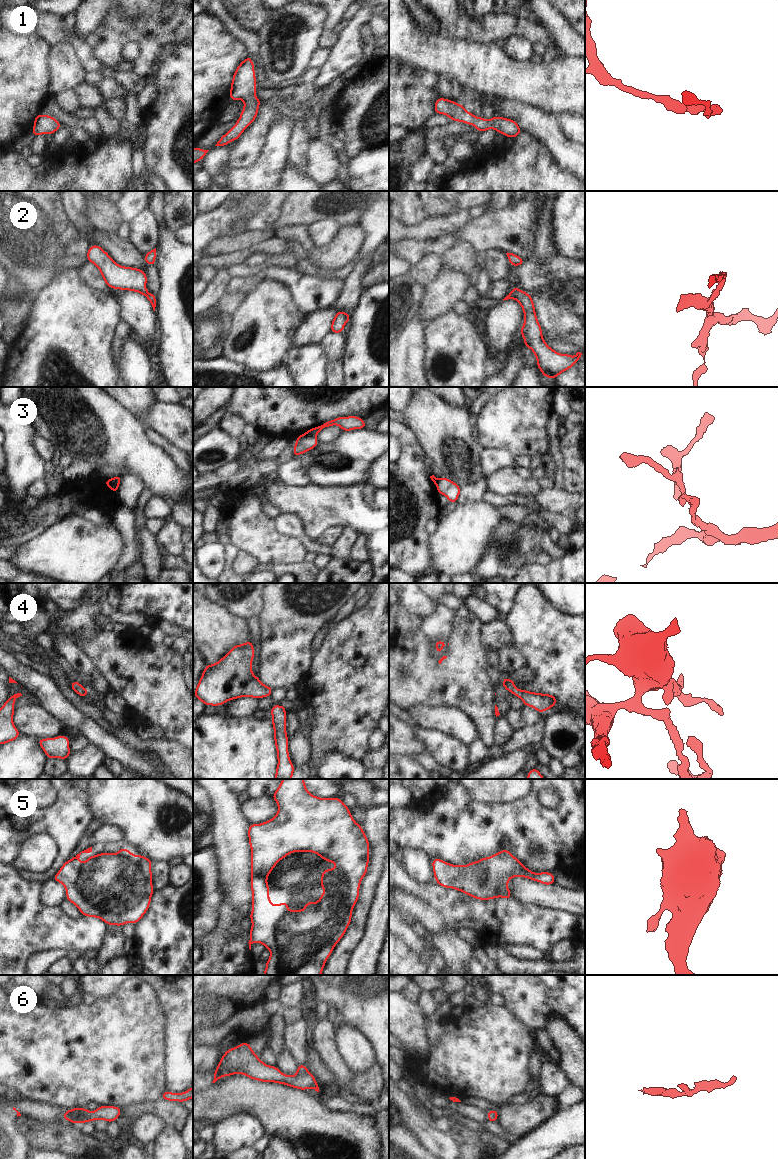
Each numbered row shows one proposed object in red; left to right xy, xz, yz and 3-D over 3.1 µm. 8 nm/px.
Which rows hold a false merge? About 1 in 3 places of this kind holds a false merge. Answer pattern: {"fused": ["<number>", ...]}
{"fused": ["3"]}

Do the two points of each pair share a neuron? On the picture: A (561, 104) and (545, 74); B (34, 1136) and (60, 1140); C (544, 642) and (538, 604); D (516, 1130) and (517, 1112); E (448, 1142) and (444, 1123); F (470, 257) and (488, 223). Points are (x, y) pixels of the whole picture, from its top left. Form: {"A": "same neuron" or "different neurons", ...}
{"A": "same neuron", "B": "same neuron", "C": "same neuron", "D": "same neuron", "E": "different neurons", "F": "different neurons"}

